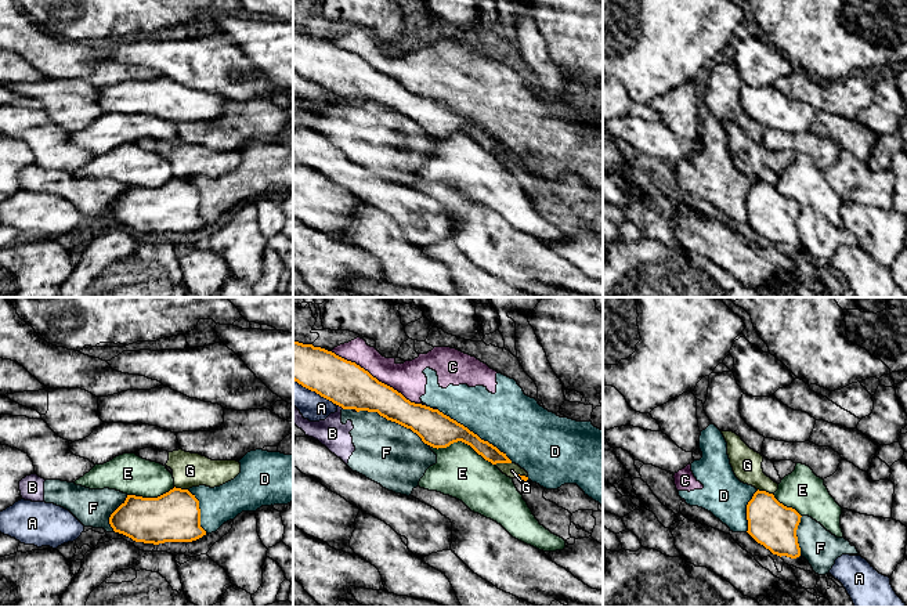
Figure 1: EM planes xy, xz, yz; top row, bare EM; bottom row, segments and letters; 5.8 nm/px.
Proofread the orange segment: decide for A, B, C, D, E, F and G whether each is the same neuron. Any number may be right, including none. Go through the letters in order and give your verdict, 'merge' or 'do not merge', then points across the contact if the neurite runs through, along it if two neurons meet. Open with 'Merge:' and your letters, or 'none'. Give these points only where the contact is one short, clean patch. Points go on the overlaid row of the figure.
Merge: none
A: do not merge
B: do not merge
C: do not merge
D: do not merge
E: do not merge
F: do not merge
G: do not merge; border along xz (510, 462), (498, 462), (495, 465)

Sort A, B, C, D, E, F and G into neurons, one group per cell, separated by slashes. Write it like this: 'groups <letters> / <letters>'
groups A / B F / C D / E / G

